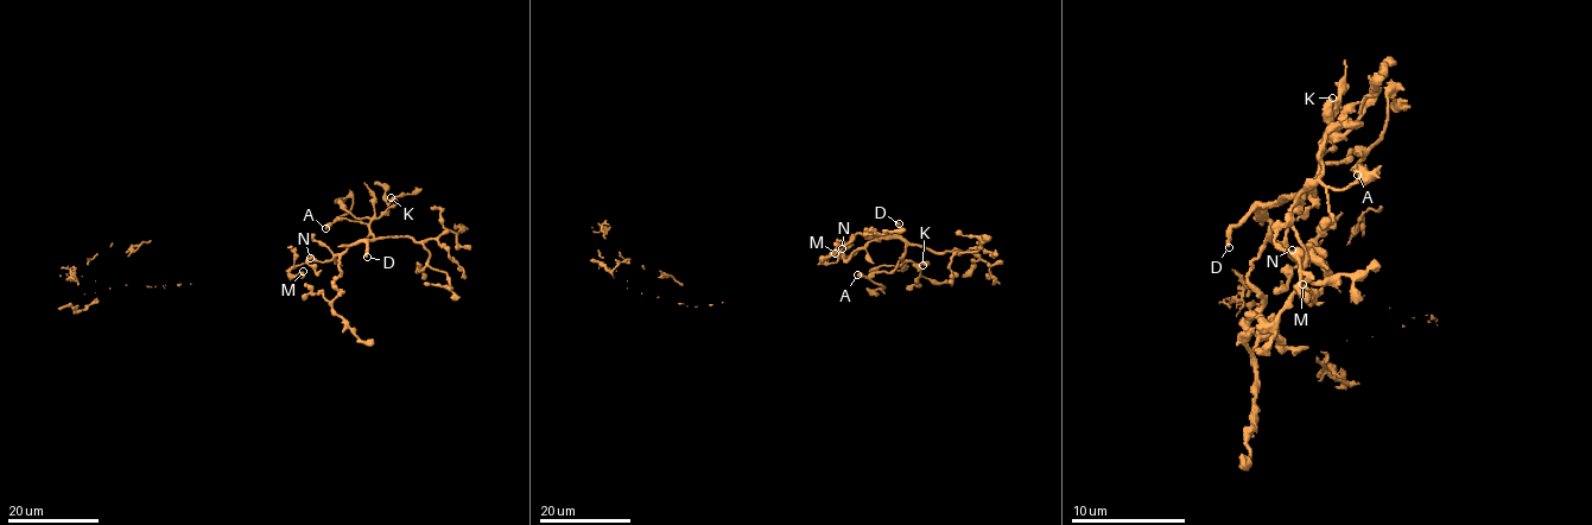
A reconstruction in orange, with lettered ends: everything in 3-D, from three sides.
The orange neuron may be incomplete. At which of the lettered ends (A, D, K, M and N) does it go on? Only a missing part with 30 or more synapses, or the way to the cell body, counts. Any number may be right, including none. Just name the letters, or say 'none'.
A, D

